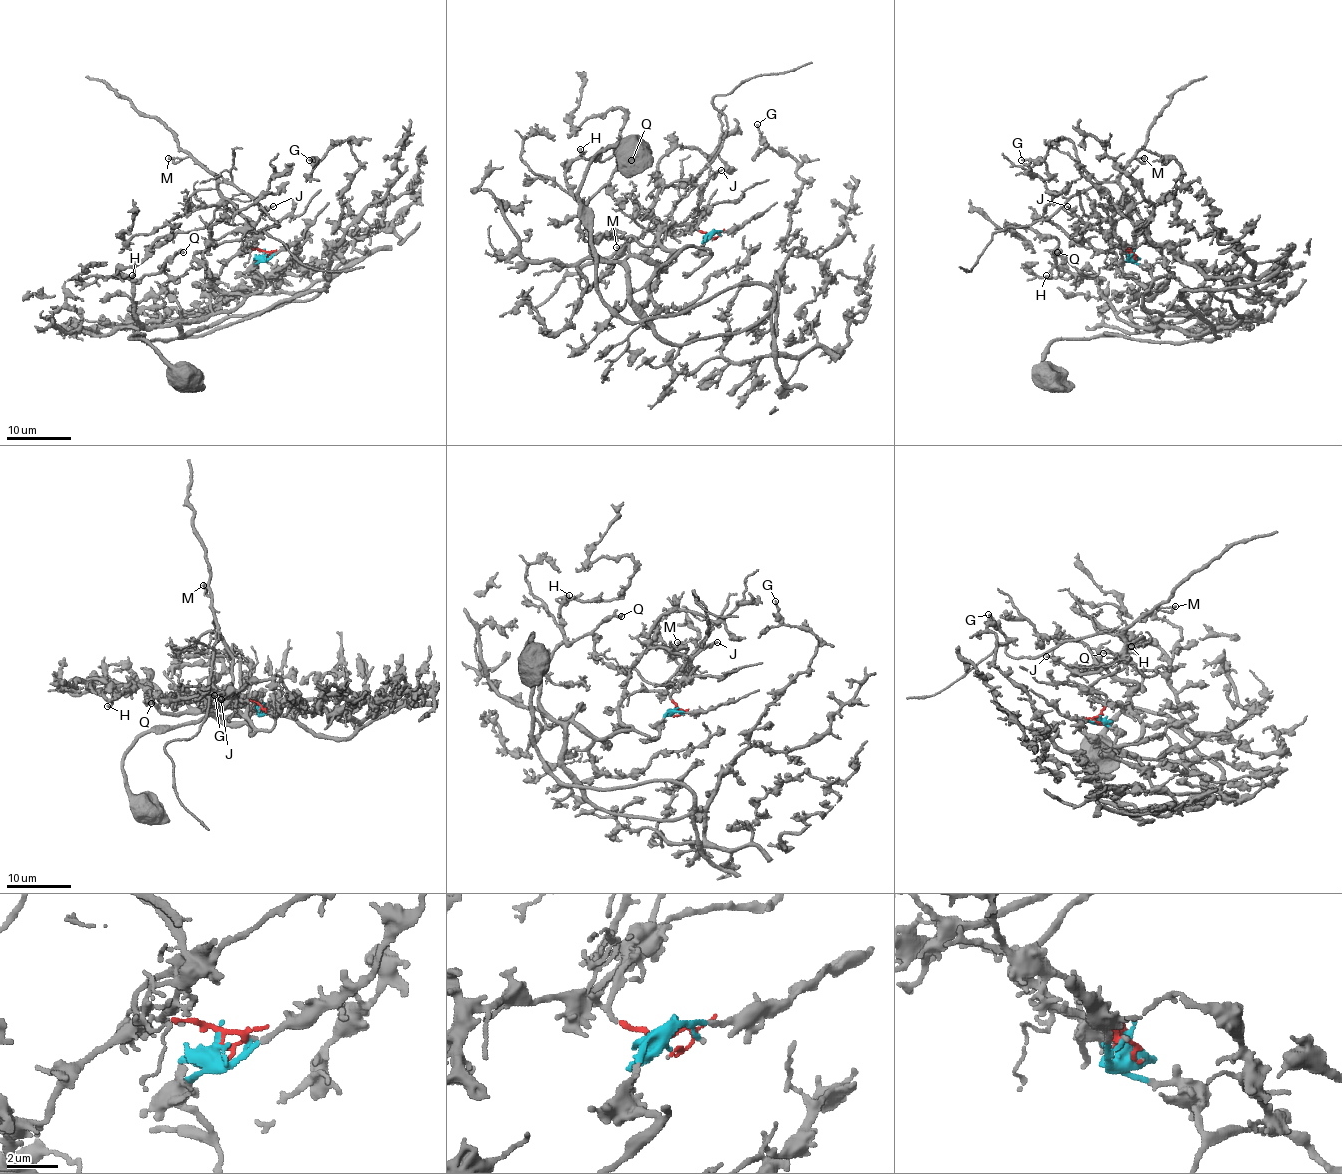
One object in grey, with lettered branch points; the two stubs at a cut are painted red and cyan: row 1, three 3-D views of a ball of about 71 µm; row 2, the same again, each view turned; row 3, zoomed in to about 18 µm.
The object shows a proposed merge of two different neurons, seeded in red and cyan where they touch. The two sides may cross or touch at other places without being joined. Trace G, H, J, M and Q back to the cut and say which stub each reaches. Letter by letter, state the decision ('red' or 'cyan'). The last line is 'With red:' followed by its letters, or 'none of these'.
G: cyan
H: cyan
J: red
M: red
Q: cyan
With red: J, M

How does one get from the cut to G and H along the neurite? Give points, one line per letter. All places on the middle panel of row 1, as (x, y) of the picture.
G: (711, 234), (710, 255), (629, 257), (632, 307), (676, 344), (766, 317), (776, 354), (807, 182), (757, 124)
H: (711, 234), (703, 241), (710, 255), (668, 250), (653, 218), (608, 185), (578, 200), (565, 169), (580, 148)

